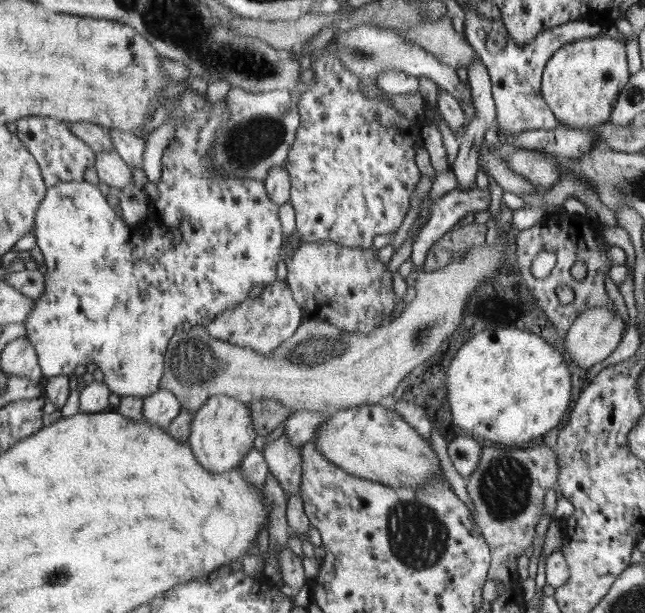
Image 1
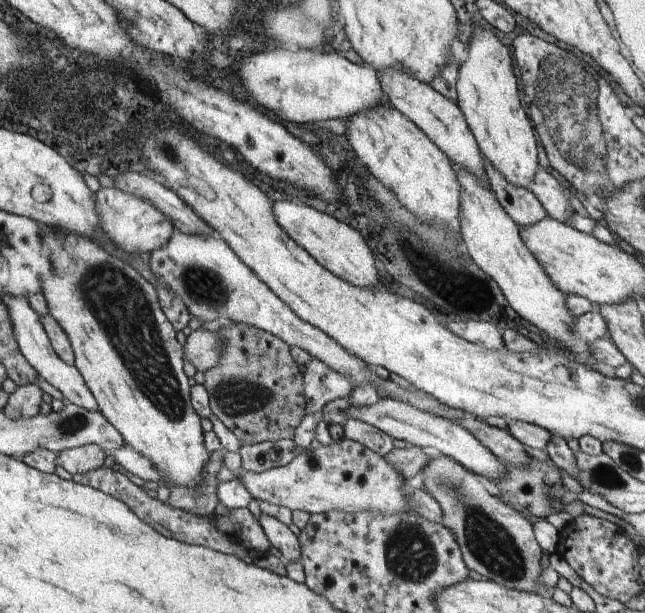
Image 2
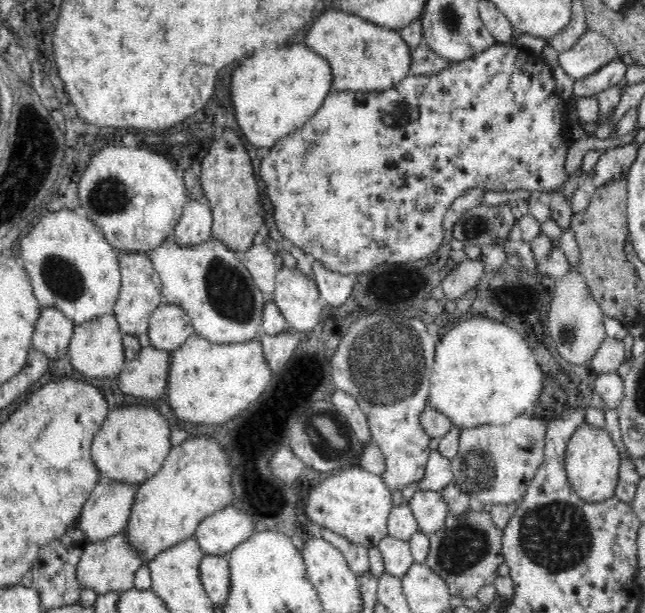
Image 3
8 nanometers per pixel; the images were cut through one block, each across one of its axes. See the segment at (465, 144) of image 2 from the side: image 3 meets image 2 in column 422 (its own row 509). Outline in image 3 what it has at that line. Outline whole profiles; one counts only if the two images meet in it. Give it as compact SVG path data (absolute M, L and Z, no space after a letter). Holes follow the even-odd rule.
M100 480L95 485L76 520L89 542L97 543L122 532L138 485L110 480Z

